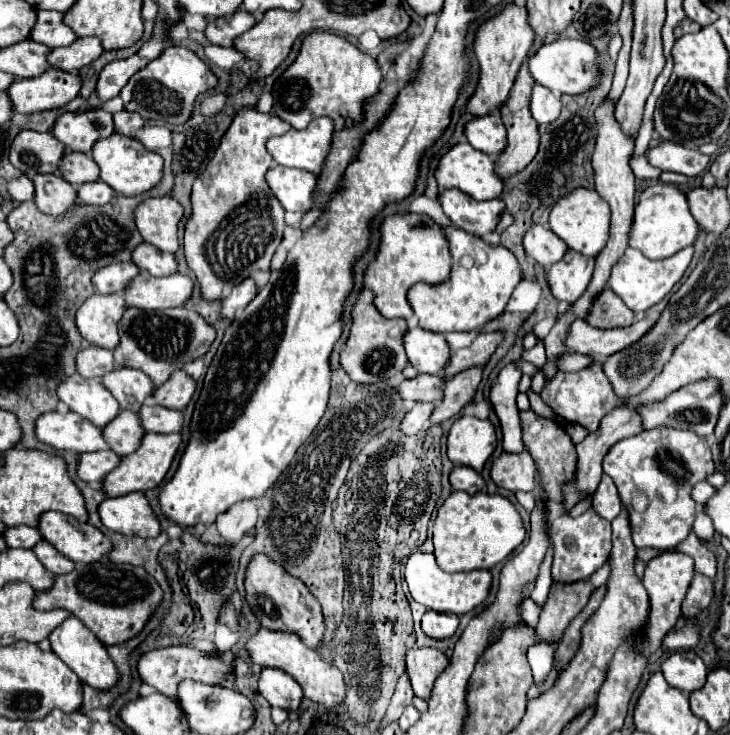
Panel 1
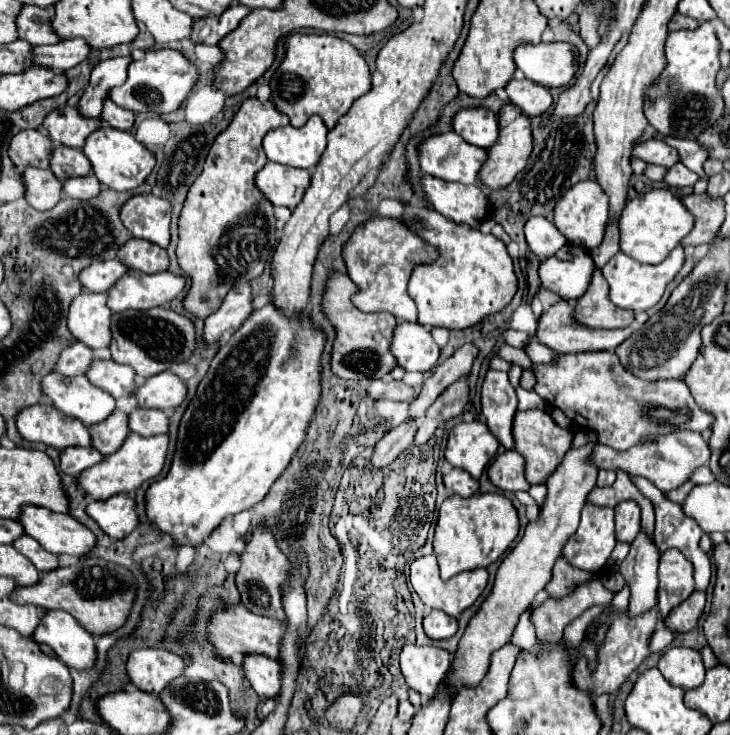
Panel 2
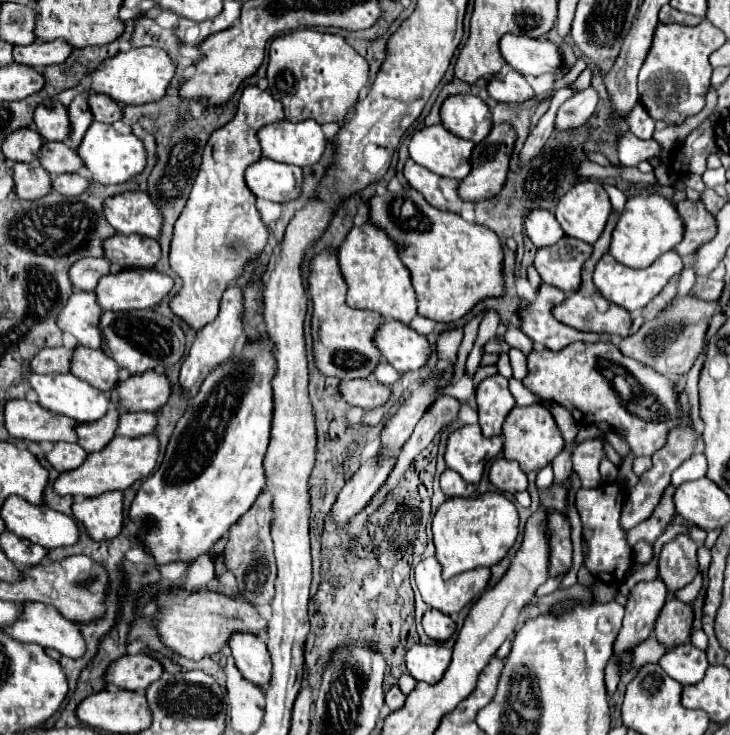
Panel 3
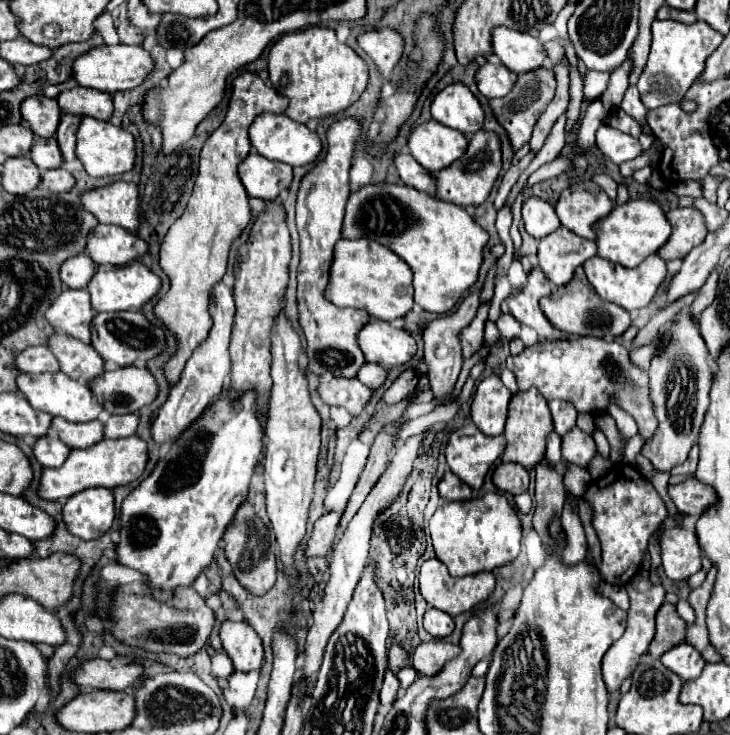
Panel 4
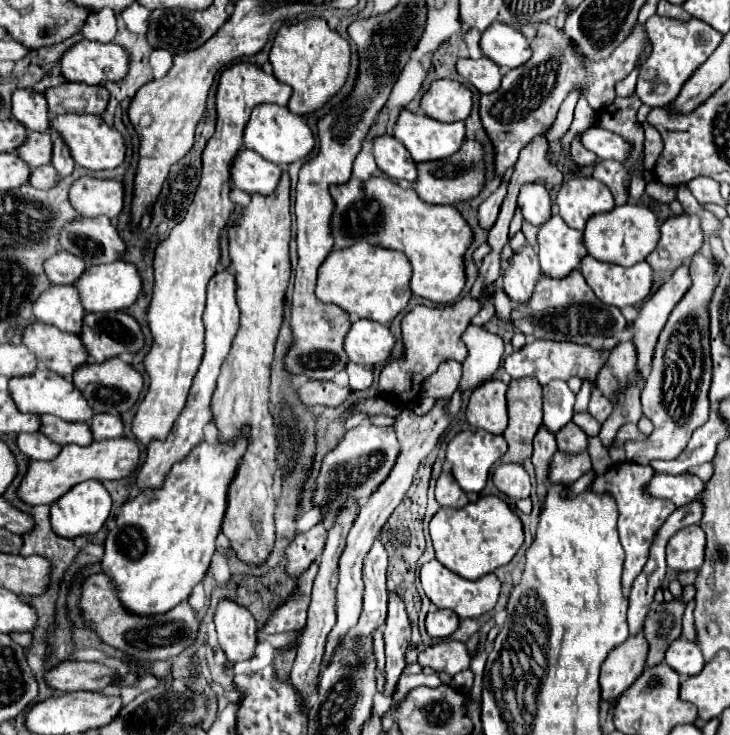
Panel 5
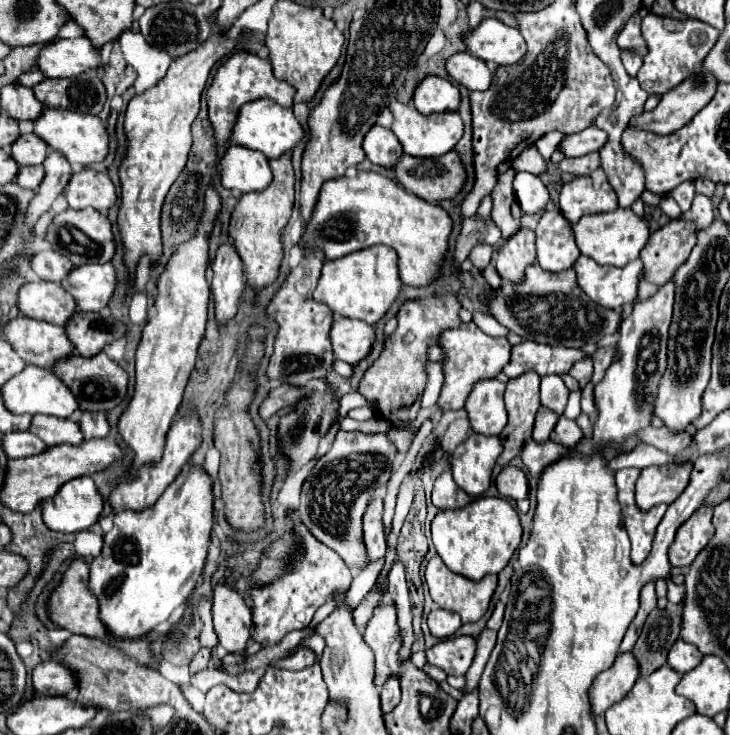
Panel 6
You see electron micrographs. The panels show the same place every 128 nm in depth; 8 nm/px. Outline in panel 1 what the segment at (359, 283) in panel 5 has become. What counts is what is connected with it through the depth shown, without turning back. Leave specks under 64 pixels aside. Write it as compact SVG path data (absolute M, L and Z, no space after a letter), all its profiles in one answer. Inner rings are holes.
M394 214L382 222L382 244L376 260L366 270L366 286L376 294L374 304L384 318L410 318L412 308L408 306L406 292L418 282L442 284L450 276L452 256L444 228L426 214Z

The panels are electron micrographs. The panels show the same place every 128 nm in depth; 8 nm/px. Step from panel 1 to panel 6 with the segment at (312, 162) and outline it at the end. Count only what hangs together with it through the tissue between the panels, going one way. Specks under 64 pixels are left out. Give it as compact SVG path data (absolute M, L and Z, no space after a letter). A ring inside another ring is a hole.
M256 100L256 102L248 102L240 108L240 116L238 122L234 126L232 132L232 142L250 150L258 150L262 152L268 160L274 160L286 152L292 152L292 148L304 138L304 128L300 126L300 122L294 118L292 108L284 108L280 104L276 104L274 100Z

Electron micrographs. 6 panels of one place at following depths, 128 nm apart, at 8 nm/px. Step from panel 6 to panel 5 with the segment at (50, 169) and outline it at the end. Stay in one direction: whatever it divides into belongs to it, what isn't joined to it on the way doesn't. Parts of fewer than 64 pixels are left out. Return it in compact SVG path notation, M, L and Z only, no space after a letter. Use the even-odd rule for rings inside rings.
M54 134L54 154L52 154L52 166L58 170L60 178L66 178L74 170L74 160L70 156L70 148L60 140L58 134Z

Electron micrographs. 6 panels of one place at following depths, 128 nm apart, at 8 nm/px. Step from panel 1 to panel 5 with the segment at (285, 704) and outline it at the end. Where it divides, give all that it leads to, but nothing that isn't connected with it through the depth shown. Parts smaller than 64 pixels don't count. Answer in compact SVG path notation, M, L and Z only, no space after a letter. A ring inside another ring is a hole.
M220 600L214 624L218 632L218 644L224 650L230 664L250 660L256 648L256 620L244 608L232 600Z

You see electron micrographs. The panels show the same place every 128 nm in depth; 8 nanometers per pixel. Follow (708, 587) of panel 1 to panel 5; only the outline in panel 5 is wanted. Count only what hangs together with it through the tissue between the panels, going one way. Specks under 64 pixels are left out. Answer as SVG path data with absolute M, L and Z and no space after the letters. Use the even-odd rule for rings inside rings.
M678 600L654 604L644 620L644 636L650 644L646 666L656 666L664 660L668 646L682 634L684 604Z

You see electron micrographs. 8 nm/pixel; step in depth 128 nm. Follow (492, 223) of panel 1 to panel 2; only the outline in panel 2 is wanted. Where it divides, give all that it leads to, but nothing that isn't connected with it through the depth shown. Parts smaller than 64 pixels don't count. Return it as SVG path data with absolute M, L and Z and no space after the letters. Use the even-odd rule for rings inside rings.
M422 178L426 198L436 212L446 216L456 224L468 224L478 228L488 216L488 194L474 186L464 186L458 182L444 182L440 178Z

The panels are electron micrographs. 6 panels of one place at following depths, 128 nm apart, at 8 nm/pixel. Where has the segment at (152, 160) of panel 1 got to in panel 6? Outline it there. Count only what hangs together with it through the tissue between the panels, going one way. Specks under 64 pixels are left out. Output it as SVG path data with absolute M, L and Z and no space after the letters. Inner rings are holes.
M44 108L42 116L34 122L34 132L54 150L64 154L72 166L90 166L94 162L102 162L108 156L108 132L98 116L84 112L68 112L58 108Z

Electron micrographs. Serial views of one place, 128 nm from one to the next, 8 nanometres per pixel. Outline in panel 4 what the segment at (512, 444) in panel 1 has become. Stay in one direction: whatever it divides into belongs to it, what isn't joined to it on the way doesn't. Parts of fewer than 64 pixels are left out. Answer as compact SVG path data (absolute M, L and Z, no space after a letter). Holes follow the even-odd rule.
M498 376L484 378L472 398L472 422L486 436L496 436L504 432L506 410L512 392L502 384Z

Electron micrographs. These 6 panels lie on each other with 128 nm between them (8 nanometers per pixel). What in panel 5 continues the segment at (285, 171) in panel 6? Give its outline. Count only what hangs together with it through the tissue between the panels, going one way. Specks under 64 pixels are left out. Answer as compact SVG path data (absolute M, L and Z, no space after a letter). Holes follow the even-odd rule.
M284 172L280 178L280 184L274 194L262 196L254 194L252 202L244 208L242 218L238 226L228 230L230 236L230 258L232 258L232 272L236 276L236 300L240 308L240 328L236 332L236 338L232 342L232 350L226 356L222 364L222 372L218 378L218 388L212 398L212 412L214 412L214 424L218 428L220 440L234 438L244 424L252 426L250 434L250 446L240 462L238 474L234 482L230 484L228 494L228 510L224 516L222 532L230 540L230 548L236 552L238 560L250 564L250 566L262 566L266 558L270 556L274 548L274 472L276 472L276 426L274 418L270 414L270 364L274 356L274 344L278 338L278 330L284 316L284 294L290 280L290 256L288 256L288 244L290 244L290 178Z

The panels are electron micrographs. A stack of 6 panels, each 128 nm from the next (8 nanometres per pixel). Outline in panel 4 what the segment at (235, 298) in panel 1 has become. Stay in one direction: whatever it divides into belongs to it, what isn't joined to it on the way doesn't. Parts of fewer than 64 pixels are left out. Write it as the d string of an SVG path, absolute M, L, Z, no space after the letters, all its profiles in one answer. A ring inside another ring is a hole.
M218 282L214 286L214 294L212 294L212 304L210 304L210 314L212 314L212 328L208 338L192 352L190 360L186 362L180 380L176 386L172 386L168 402L160 408L158 418L154 420L152 426L152 438L158 444L166 444L166 442L174 442L186 426L192 424L192 420L196 420L206 408L208 404L212 404L212 400L216 400L222 392L222 384L226 374L230 372L230 356L228 356L228 344L230 344L230 330L232 330L232 322L234 322L234 294L232 290L224 284Z

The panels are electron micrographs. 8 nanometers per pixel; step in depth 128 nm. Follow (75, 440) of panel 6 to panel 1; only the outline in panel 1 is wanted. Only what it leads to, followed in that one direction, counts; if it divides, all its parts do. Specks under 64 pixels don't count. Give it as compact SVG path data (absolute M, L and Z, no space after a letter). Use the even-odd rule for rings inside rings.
M122 410L116 416L116 420L112 420L108 428L104 428L106 442L120 456L128 456L136 452L136 446L140 446L142 436L144 430L140 428L140 416L130 410Z

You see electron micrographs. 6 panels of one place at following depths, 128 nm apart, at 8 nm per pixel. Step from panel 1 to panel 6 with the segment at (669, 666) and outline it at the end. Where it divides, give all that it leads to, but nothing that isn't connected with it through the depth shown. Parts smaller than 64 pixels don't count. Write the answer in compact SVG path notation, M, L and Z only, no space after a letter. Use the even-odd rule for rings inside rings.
M676 640L668 652L668 664L678 672L678 674L686 674L690 670L694 670L700 662L702 662L702 654L694 644L688 644L684 640Z

